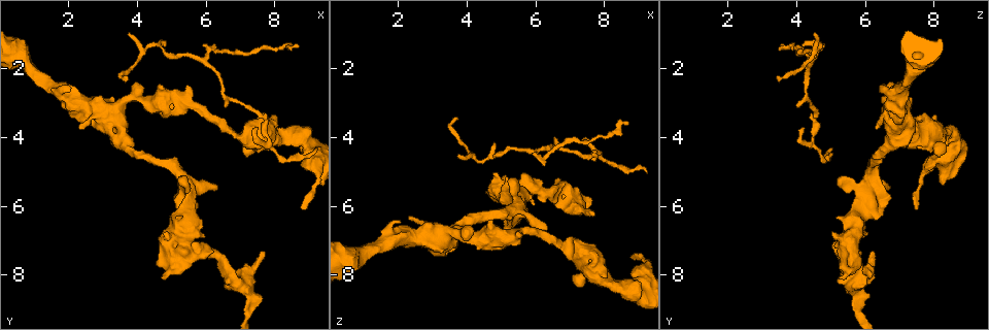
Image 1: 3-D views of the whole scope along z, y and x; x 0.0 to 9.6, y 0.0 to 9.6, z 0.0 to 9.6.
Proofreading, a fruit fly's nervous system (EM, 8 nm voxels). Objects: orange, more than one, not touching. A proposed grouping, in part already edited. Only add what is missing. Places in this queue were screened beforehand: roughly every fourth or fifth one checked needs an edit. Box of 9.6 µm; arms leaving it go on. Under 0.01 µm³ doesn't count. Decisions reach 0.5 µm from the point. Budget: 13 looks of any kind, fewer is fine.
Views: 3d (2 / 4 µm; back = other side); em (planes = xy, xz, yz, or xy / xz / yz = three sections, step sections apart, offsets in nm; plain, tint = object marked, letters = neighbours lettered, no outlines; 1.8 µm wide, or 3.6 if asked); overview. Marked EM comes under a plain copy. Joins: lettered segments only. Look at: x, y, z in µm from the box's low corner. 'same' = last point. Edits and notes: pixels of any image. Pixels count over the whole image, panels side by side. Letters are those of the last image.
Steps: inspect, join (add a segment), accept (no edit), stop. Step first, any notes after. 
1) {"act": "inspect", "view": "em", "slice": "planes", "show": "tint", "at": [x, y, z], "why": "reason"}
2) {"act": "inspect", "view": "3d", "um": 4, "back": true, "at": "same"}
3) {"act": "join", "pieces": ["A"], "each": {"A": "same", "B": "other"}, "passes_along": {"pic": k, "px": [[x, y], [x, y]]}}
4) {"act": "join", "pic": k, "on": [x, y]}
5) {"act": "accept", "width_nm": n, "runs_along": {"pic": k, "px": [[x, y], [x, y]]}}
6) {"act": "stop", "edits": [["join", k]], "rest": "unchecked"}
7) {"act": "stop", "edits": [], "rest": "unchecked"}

{"act": "inspect", "view": "em", "slice": "planes", "show": "letters", "at": [8.75, 1.35, 3.65], "why": "long arm stops here"}

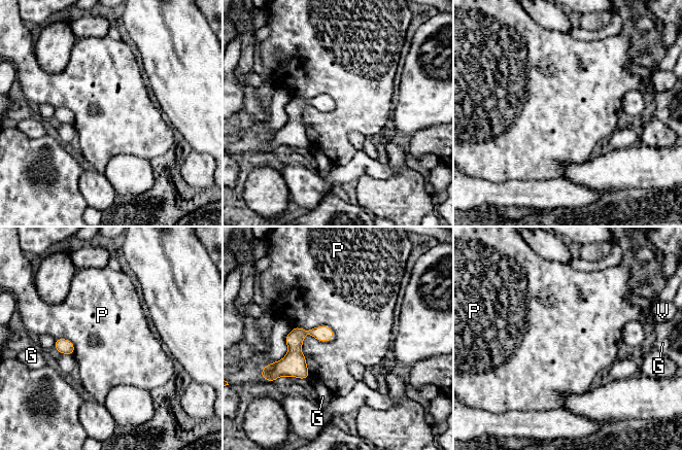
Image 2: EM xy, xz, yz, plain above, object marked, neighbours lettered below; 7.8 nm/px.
{"act": "accept", "longest_contact_nm": ["P", 360], "each": {"G": "other", "P": "other", "V": "other"}, "border": {"pic": 2, "px": [[331, 327], [305, 336], [307, 367]]}, "found": "no lettered segment goes on from it"}

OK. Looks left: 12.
{"act": "inspect", "view": "3d", "um": 2, "at": [3.70, 2.20, 3.50], "why": "free end"}

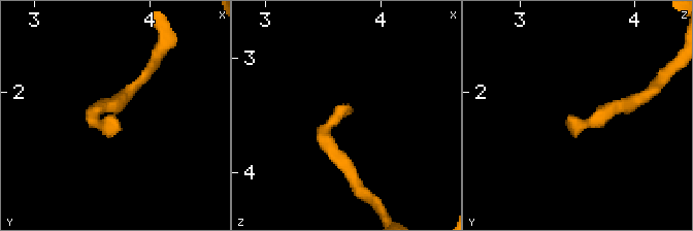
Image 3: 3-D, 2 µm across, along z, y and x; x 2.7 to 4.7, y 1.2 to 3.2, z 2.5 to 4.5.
{"act": "inspect", "view": "em", "slice": "planes", "show": "letters", "at": [3.68, 2.20, 3.44]}

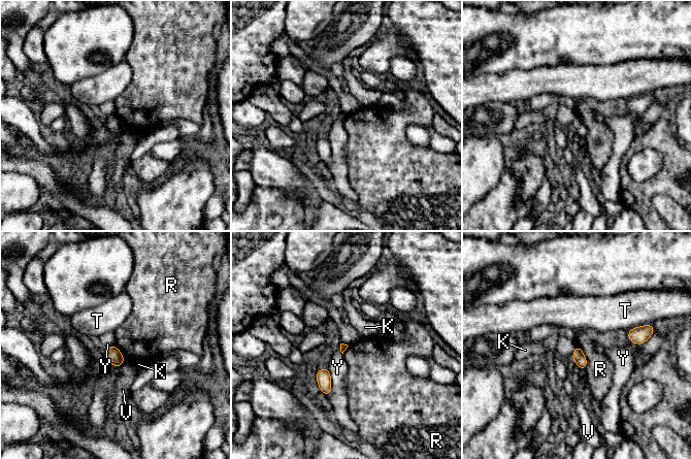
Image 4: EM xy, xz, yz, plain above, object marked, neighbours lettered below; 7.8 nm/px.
{"act": "accept", "each": {"K": "other", "R": "other", "T": "other", "V": "other", "Y": "other"}, "border": {"pic": 4, "px": [[577, 345], [586, 358], [586, 368]]}, "found": "none of them fits"}

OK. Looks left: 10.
{"act": "inspect", "view": "em", "slice": "planes", "show": "tint", "at": [6.00, 1.80, 4.40], "why": "branch point"}

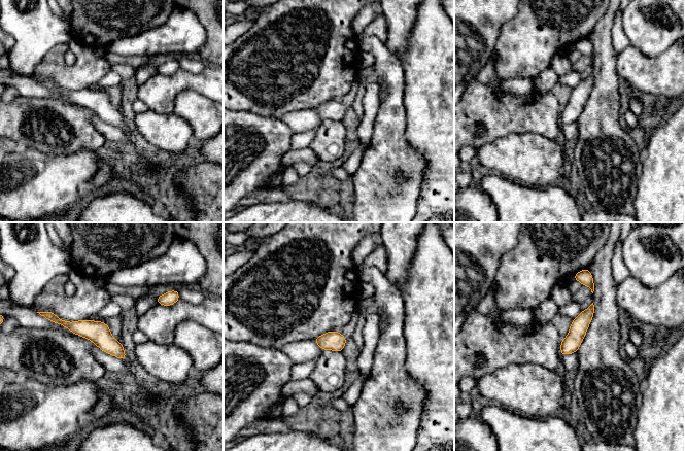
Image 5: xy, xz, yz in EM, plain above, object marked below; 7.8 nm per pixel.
{"act": "inspect", "view": "em", "slice": "planes", "show": "letters", "at": "same", "why": "see the neighbours"}

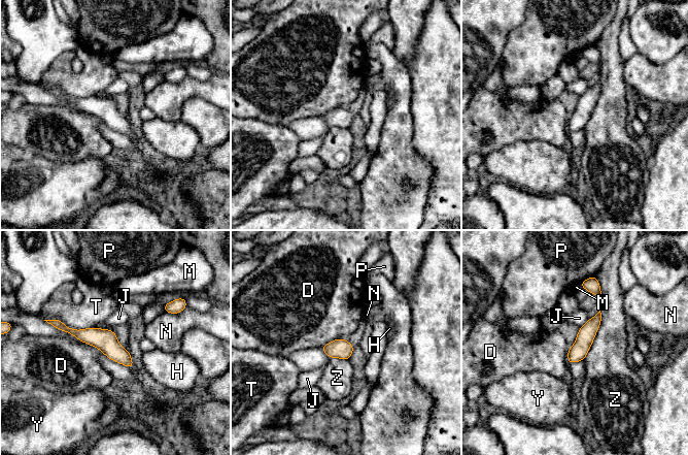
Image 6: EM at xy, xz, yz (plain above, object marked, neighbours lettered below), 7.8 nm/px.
{"act": "accept", "longest_contact_nm": ["Z", 420], "each": {"D": "other", "H": "other", "J": "other", "M": "other", "N": "other", "P": "other", "T": "other", "Y": "other", "Z": "other"}, "runs_along": {"pic": 6, "px": [[58, 324], [102, 338], [130, 364]]}, "found": "none of them fits"}

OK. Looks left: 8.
{"act": "inspect", "view": "3d", "um": 2, "at": [4.75, 8.10, 5.25], "why": "free end"}

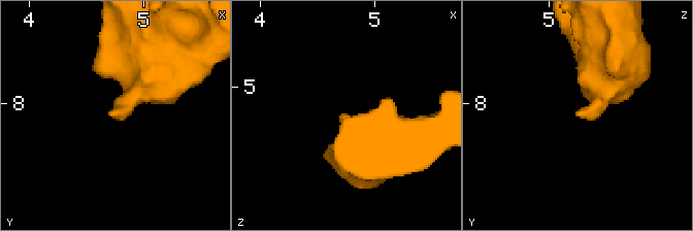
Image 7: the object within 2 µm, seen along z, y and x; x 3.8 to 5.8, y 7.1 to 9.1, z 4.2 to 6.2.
{"act": "inspect", "view": "em", "slice": "yz", "step": 4, "show": "letters", "at": [4.74, 8.10, 5.26]}

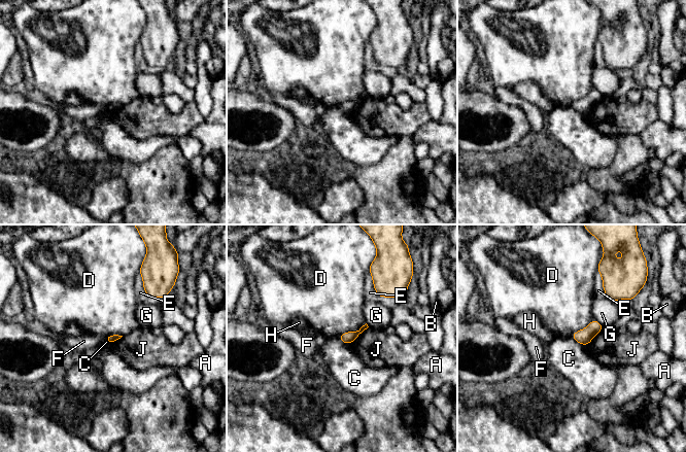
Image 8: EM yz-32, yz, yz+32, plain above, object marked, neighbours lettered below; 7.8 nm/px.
{"act": "inspect", "view": "em", "slice": "planes", "show": "letters", "at": "same"}

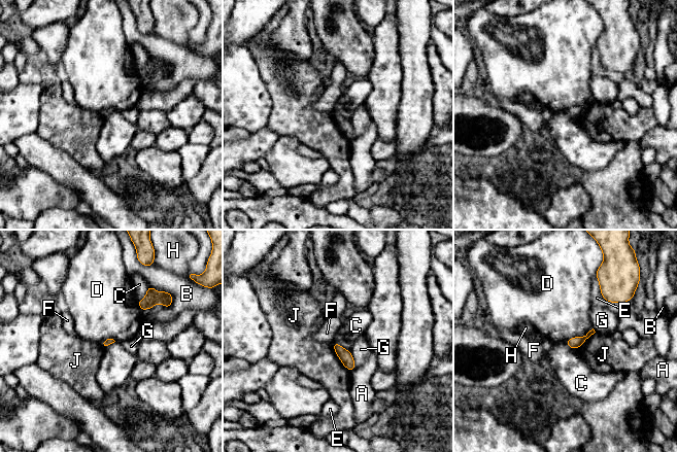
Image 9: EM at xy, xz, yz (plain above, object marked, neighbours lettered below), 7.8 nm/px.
{"act": "accept", "each": {"A": "other", "B": "other", "C": "other", "D": "other", "E": "other", "F": "other", "G": "other", "H": "other", "J": "other"}, "border": {"pic": 9, "px": [[148, 286], [145, 294], [138, 301]]}, "found": "no lettered segment goes on from it"}

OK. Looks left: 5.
{"act": "inspect", "view": "3d", "um": 4, "at": [7.45, 3.75, 4.25], "why": "thin end"}

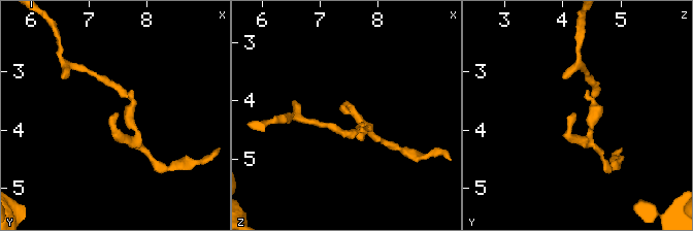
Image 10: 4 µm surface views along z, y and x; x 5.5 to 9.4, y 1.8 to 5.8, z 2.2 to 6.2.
{"act": "inspect", "view": "em", "slice": "planes", "show": "letters", "at": [7.55, 3.70, 4.20], "why": "now the EM"}

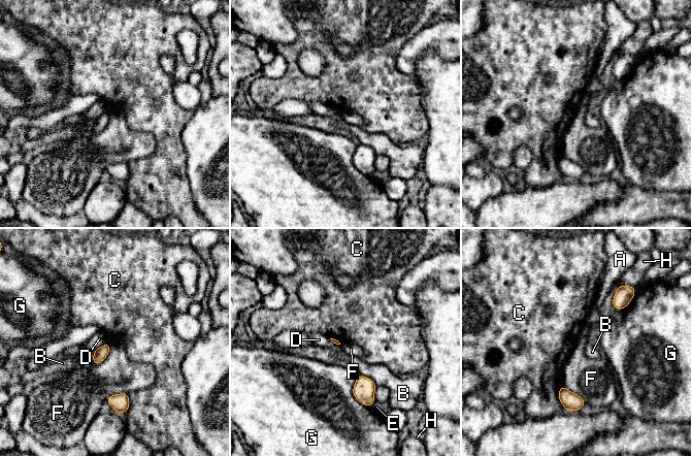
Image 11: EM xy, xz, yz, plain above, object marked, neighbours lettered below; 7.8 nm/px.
{"act": "accept", "each": {"A": "other", "B": "other", "C": "other", "D": "other", "E": "other", "F": "other", "G": "other", "H": "other"}, "border": {"pic": 11, "px": [[110, 345], [108, 354], [93, 364]]}, "found": "none of them fits"}

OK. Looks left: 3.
{"act": "stop", "edits": [], "rest": "unchecked"}

